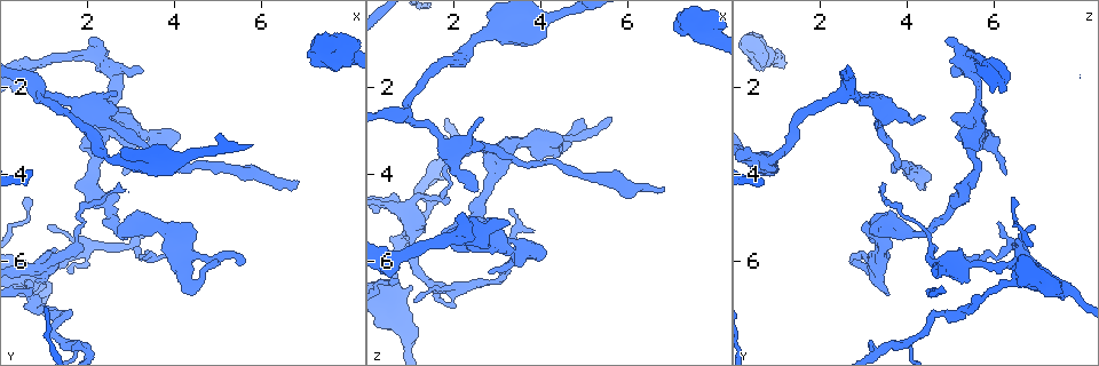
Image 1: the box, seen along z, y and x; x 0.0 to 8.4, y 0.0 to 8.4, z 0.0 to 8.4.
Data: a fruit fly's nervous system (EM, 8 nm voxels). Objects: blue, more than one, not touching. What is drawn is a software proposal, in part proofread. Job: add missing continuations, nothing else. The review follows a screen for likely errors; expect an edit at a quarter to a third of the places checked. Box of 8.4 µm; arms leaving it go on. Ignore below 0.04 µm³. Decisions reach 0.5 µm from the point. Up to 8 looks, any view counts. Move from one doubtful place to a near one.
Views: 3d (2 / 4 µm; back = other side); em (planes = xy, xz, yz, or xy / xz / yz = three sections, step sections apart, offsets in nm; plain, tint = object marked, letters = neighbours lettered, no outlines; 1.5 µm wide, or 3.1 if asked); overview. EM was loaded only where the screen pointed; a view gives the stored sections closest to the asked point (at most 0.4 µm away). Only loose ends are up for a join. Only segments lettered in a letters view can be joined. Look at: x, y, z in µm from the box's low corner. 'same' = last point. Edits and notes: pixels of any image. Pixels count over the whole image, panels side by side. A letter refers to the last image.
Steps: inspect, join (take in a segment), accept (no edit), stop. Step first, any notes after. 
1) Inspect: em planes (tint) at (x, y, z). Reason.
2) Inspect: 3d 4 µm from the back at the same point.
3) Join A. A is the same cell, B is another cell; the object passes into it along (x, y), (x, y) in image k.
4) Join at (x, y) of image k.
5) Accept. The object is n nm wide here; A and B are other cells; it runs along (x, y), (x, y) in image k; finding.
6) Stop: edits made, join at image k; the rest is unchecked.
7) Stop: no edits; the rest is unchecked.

Inspect: 3d 2 µm at (1.50, 6.15, 6.75). Branch stops here.

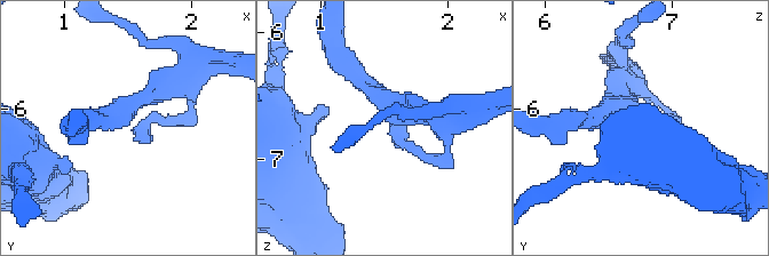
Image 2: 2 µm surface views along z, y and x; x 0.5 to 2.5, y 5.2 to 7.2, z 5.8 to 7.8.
Inspect: em xy step 4 (letters) at (1.56, 6.22, 6.70). Shape alone is not enough.

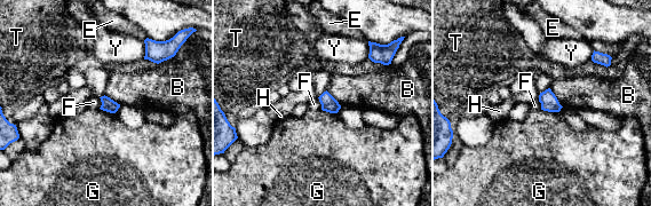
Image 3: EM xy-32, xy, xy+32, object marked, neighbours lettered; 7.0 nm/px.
Accept. B, E, F, G, H, T and Y are other cells; a border runs along (98, 97), (101, 102), (100, 108) in image 3; no lettered segment goes on from it.

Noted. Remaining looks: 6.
Inspect: 3d 2 µm at (2.85, 3.95, 6.25). Thin end.

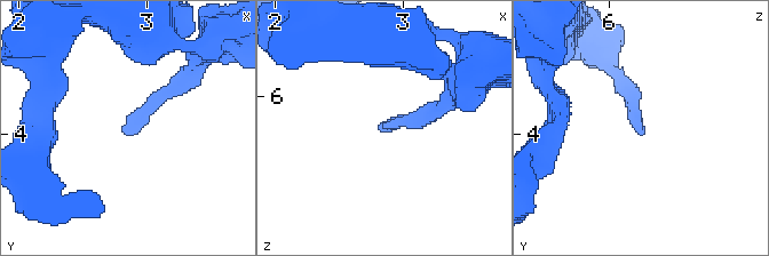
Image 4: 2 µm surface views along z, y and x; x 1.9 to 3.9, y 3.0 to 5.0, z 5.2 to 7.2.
Inspect: em planes (letters) at (2.86, 4.00, 6.26).

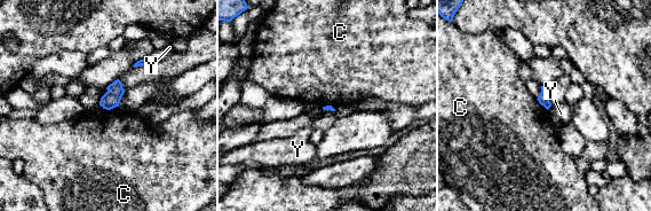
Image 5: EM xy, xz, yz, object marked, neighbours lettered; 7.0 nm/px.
Accept. The longest contact is with C, 110 nm; C and Y are other cells; a border runs along (550, 106), (547, 110) in image 5; no lettered segment goes on from it.

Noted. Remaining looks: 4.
Inspect: 3d 4 µm at (4.40, 6.80, 3.60). Branch stops here.

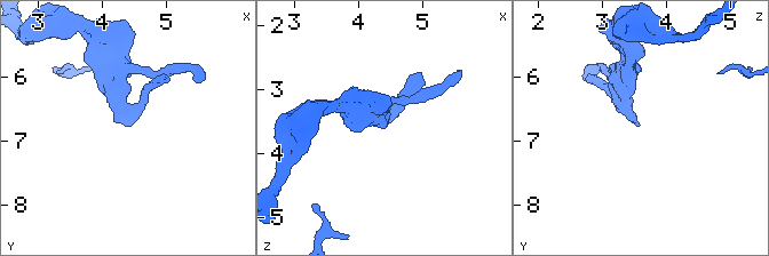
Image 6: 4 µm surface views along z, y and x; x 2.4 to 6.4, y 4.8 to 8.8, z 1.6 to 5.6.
Inspect: em planes (plain) at (4.35, 6.75, 3.55). Now the EM.

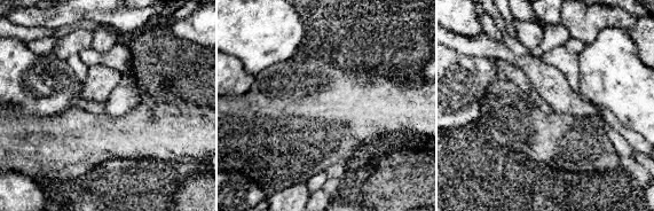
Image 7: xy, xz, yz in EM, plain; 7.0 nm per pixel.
Inspect: em planes (letters) at the same point.

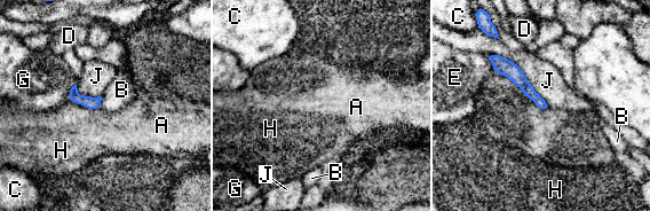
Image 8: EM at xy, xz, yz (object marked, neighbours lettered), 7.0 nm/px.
Accept. A, B, C, D, E, G, H and J are other cells; a border runs along (496, 71), (540, 108), (547, 107) in image 8; no lettered segment goes on from it.

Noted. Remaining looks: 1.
Stop: no edits; the rest is unchecked.

